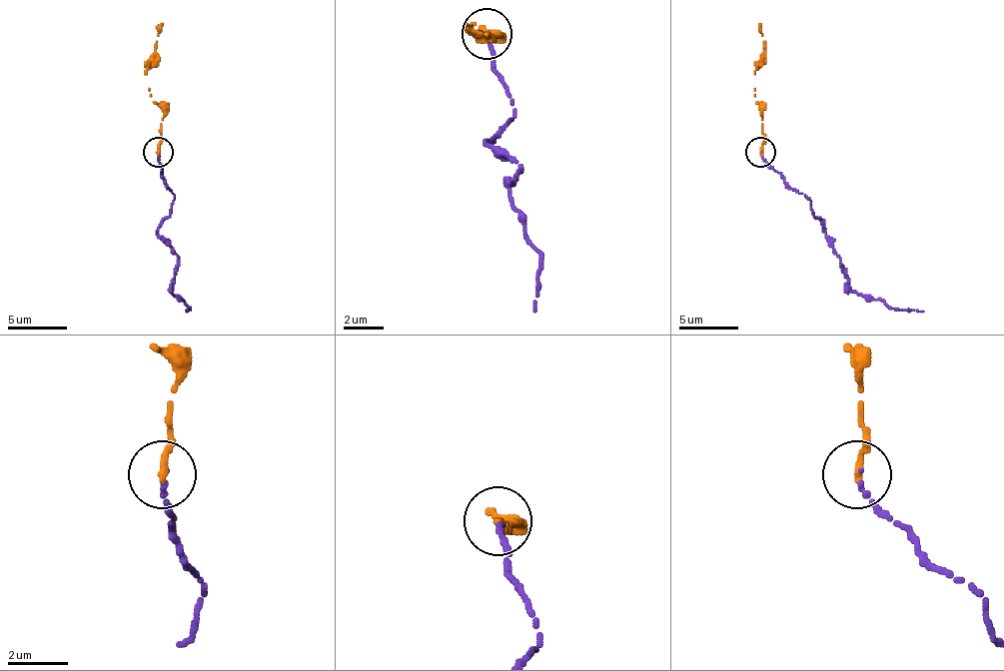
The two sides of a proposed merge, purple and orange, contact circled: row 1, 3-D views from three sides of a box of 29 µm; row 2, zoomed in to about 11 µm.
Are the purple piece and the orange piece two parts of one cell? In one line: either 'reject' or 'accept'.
accept

